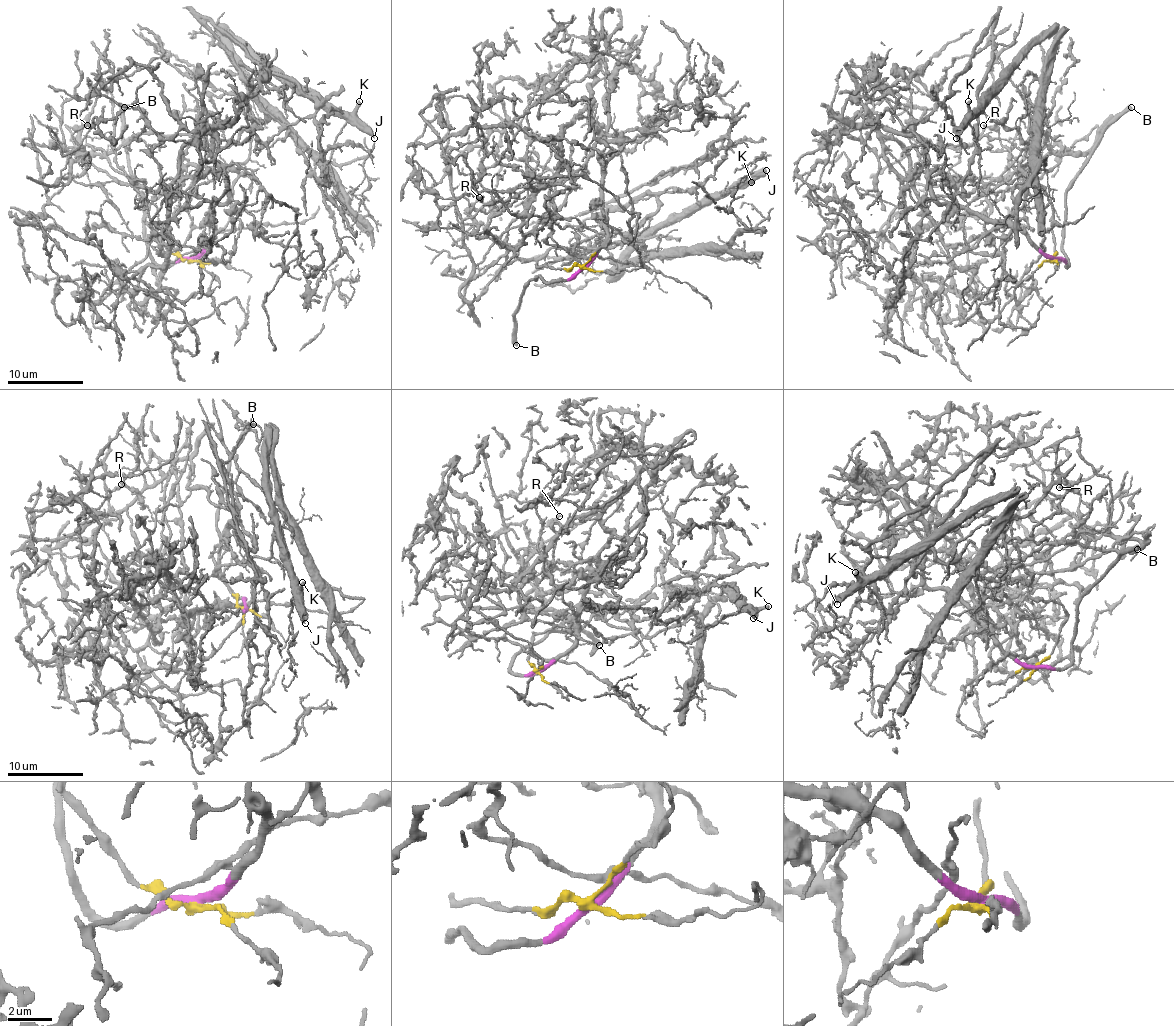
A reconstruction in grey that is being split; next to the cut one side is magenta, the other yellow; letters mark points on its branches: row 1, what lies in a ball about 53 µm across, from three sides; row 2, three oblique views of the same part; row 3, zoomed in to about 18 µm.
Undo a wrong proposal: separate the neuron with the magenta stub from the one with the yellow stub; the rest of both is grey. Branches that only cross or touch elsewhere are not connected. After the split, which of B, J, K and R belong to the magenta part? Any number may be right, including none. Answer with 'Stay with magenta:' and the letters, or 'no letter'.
Stay with magenta: B

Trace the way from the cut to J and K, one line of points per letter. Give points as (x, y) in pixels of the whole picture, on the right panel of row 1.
J: (1052, 259), (1052, 212), (1045, 189), (1022, 167), (1026, 180), (1052, 34), (996, 83), (956, 138)
K: (1052, 259), (1052, 212), (1045, 189), (1022, 167), (1026, 180), (1052, 34), (971, 112), (967, 100)

